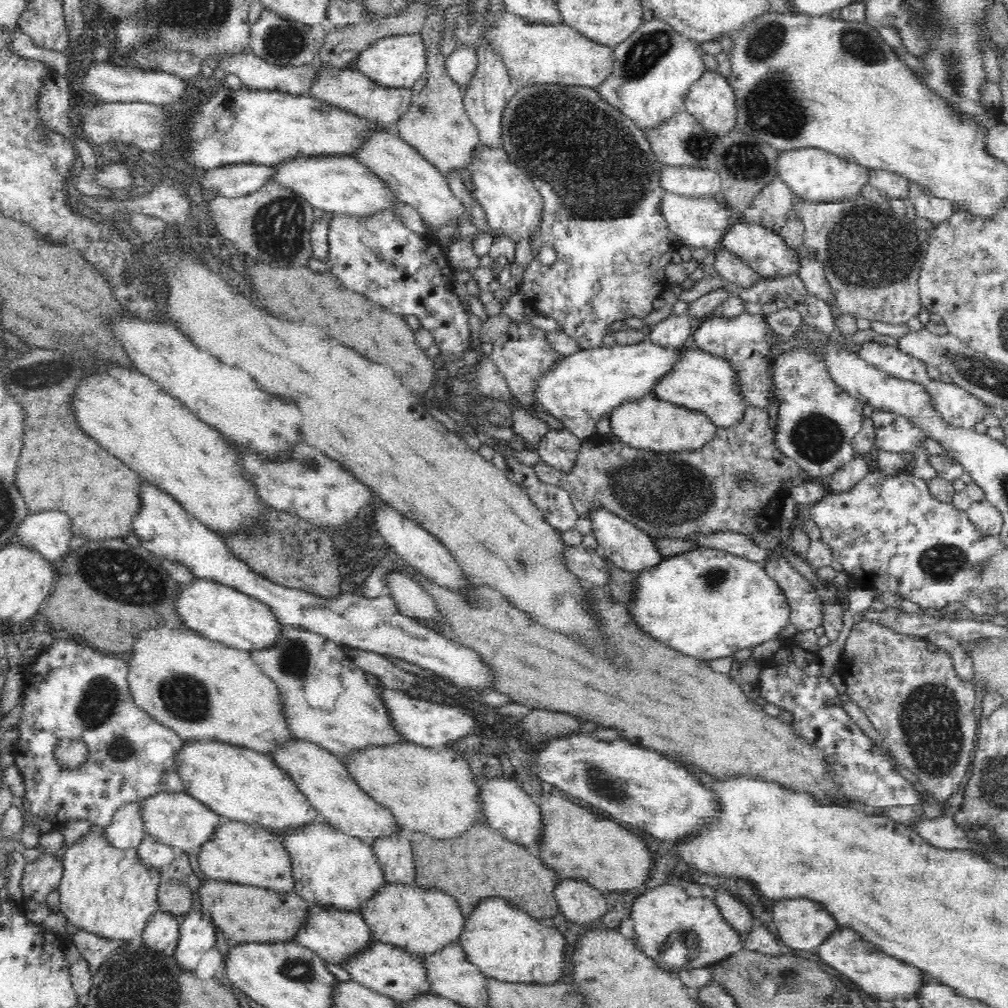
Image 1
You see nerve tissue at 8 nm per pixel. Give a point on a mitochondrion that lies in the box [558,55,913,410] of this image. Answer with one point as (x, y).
(773, 106)

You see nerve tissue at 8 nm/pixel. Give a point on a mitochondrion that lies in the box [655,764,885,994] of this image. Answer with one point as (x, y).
(685, 942)

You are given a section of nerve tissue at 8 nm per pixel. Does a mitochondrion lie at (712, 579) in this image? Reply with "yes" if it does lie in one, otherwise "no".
yes

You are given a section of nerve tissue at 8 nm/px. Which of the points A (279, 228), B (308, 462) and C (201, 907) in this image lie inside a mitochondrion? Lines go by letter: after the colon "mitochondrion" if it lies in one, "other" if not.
A: mitochondrion
B: mitochondrion
C: other

